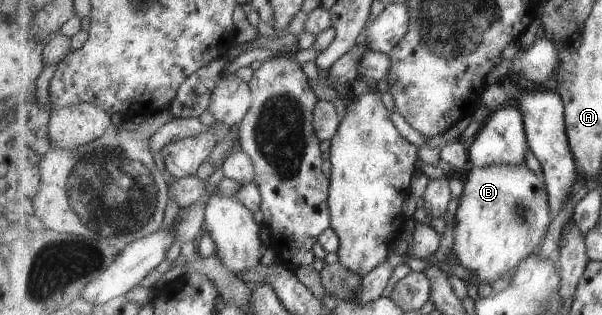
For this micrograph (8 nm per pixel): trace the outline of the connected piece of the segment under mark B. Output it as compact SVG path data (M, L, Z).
M526 164L473 167L466 176L463 191L458 198L453 244L453 252L456 252L459 265L470 272L468 283L474 284L480 292L483 292L496 280L511 275L522 260L526 260L542 246L548 226L556 216L557 213L554 213L550 206L550 194L543 173L532 172Z

